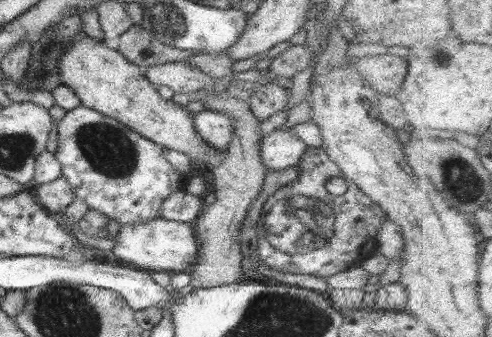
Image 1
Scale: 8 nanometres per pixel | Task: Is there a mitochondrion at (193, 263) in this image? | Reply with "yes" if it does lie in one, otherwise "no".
no

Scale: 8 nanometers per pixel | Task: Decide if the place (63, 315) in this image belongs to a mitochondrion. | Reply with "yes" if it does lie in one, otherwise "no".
yes

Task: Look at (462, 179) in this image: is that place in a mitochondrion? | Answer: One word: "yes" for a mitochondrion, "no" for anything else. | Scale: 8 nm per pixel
yes

